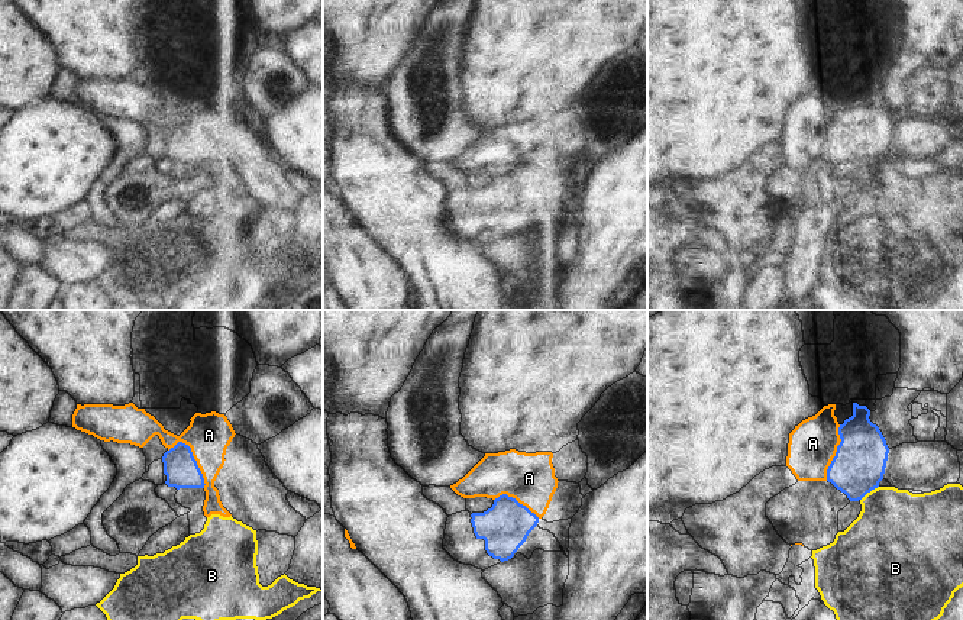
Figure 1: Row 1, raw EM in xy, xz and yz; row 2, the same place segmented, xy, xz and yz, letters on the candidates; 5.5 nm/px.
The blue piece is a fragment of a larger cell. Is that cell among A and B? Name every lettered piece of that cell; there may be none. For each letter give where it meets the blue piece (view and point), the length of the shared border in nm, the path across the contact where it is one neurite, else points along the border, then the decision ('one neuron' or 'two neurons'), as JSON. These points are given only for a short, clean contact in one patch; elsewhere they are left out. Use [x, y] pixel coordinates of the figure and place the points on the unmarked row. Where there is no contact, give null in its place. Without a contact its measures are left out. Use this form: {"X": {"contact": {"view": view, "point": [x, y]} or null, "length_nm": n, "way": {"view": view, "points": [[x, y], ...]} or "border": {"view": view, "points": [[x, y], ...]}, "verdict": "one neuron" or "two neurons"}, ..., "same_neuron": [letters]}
{"A": {"contact": {"view": "xy", "point": [196, 138]}, "length_nm": 300, "verdict": "two neurons"}, "B": {"contact": {"view": "yz", "point": [869, 167]}, "length_nm": 130, "border": {"view": "yz", "points": [[878, 161], [860, 176]]}, "verdict": "two neurons"}, "same_neuron": []}

